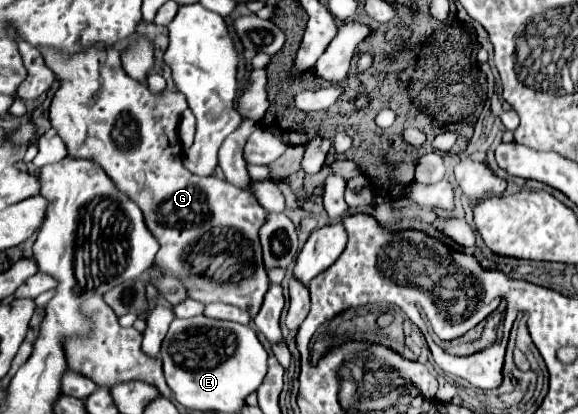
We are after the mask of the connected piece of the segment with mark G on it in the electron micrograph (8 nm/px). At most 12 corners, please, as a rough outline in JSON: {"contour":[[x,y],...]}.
{"contour":[[45,57],[49,121],[139,205],[155,267],[255,317],[251,193],[183,167],[185,95]]}

